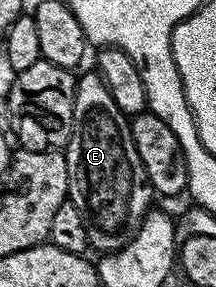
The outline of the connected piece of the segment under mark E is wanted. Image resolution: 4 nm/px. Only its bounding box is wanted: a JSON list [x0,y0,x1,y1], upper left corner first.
[65,74,153,250]

